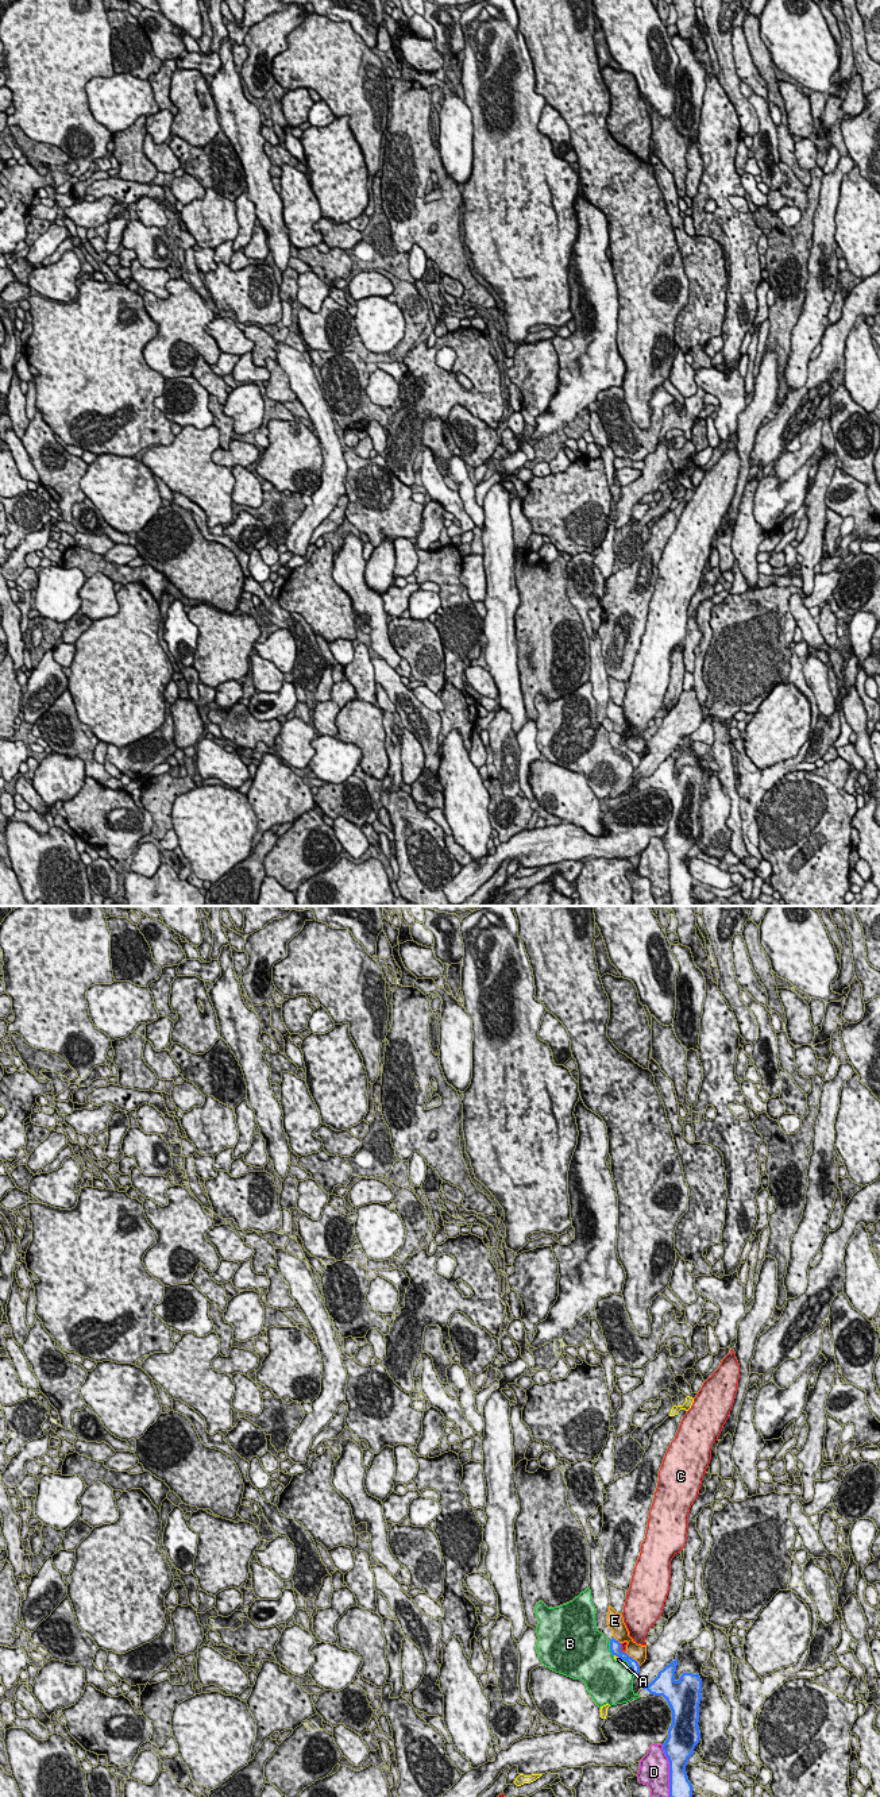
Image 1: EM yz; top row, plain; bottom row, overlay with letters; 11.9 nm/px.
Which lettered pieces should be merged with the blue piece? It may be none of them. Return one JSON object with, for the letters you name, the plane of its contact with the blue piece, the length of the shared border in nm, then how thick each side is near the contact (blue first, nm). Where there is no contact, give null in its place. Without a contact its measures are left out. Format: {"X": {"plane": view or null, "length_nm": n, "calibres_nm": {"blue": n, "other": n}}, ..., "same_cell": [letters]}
{"same_cell": []}

